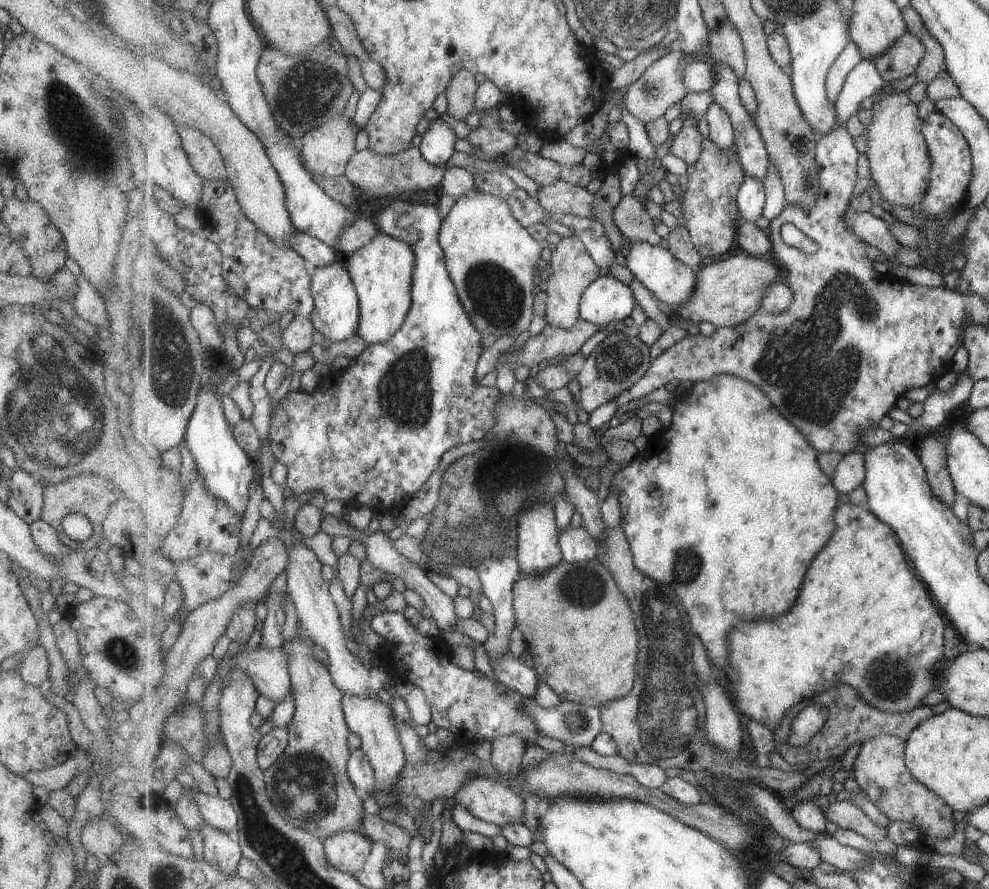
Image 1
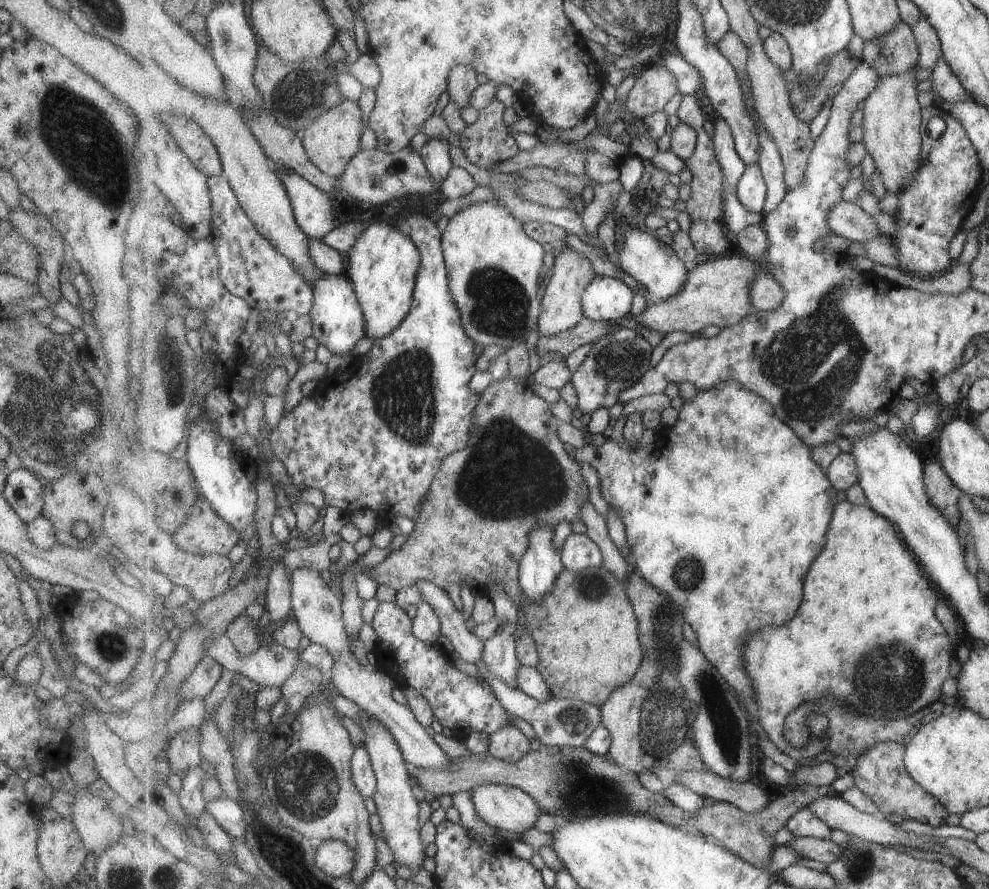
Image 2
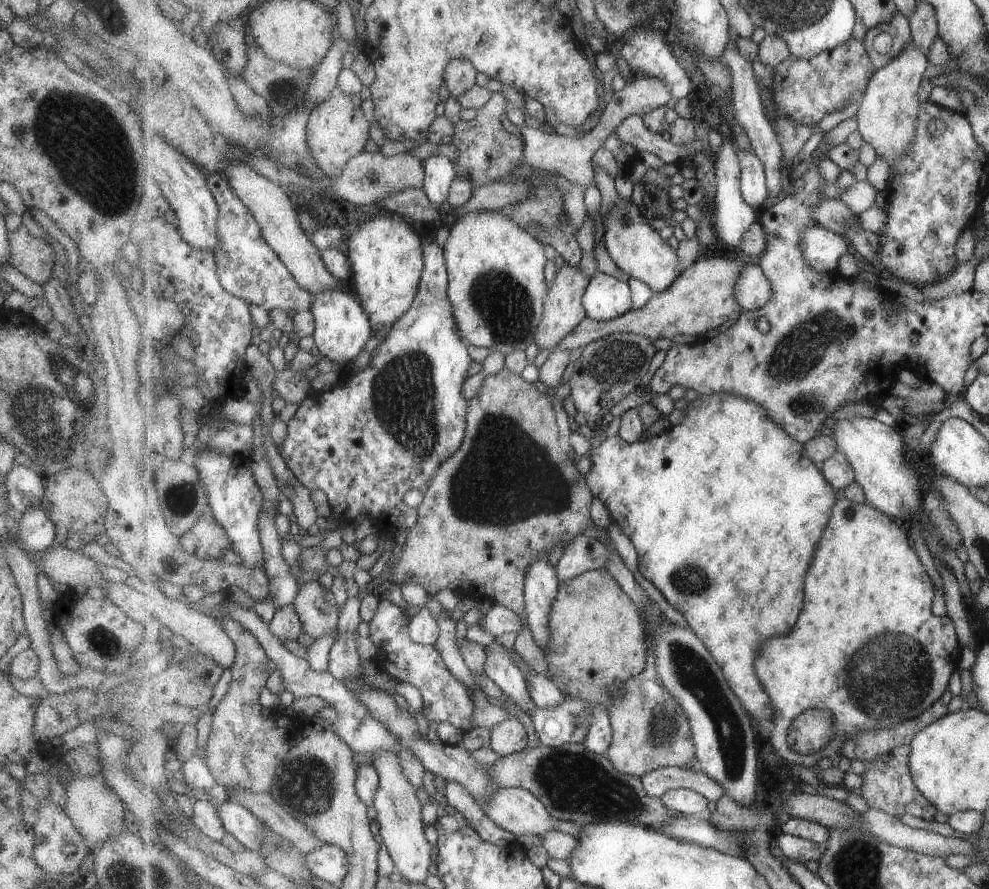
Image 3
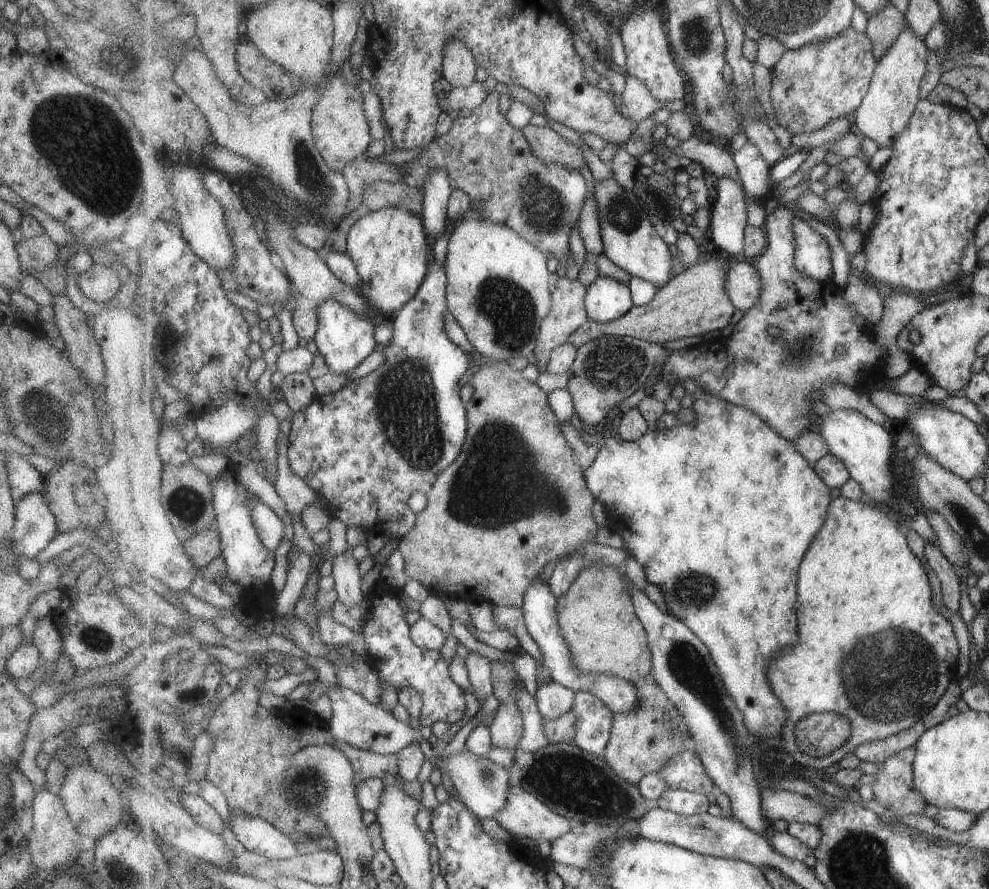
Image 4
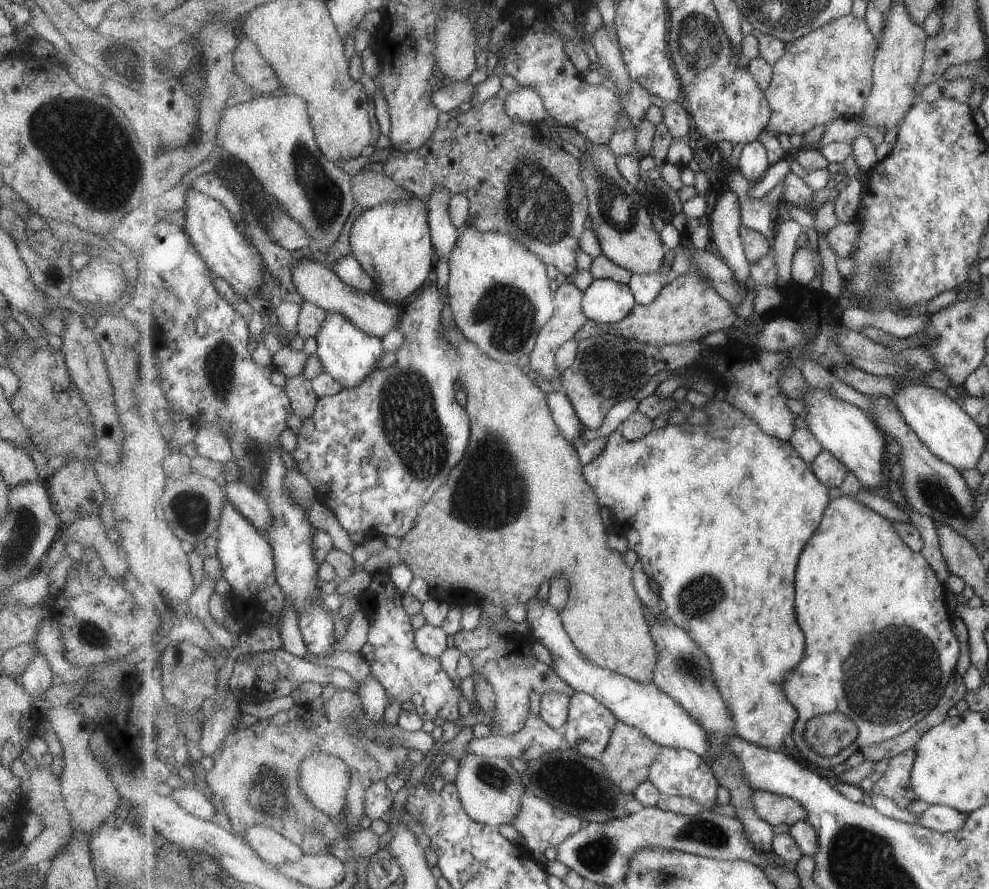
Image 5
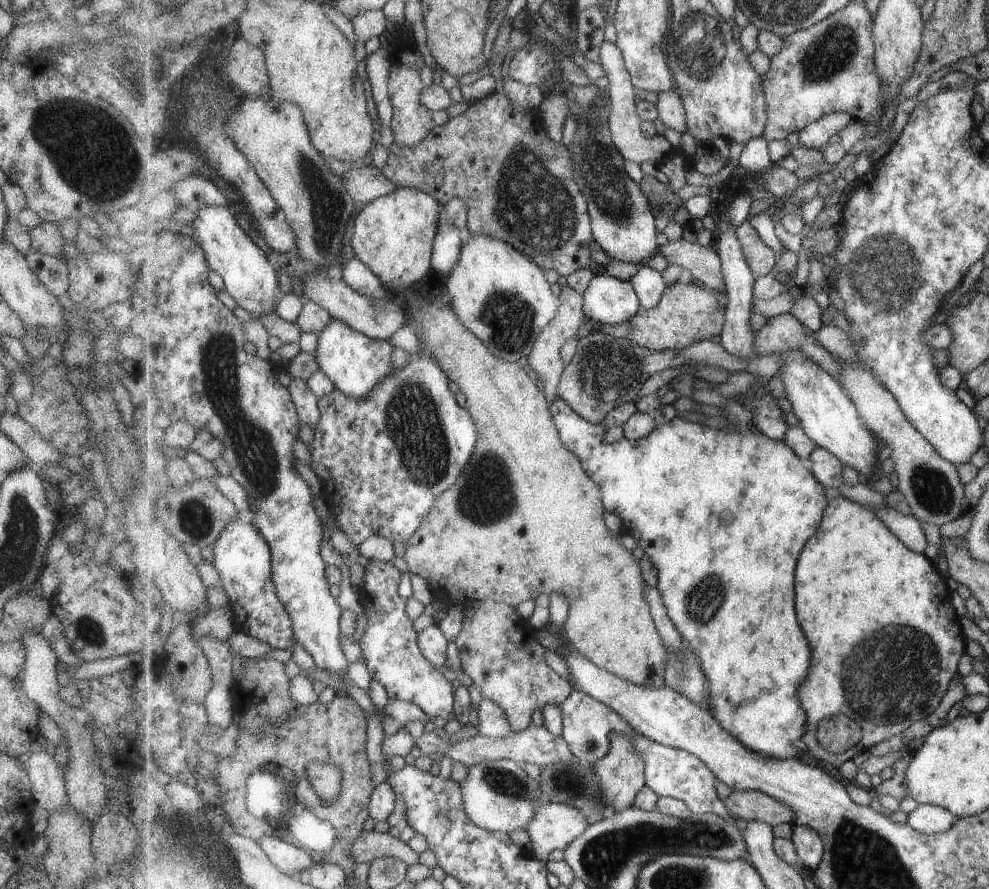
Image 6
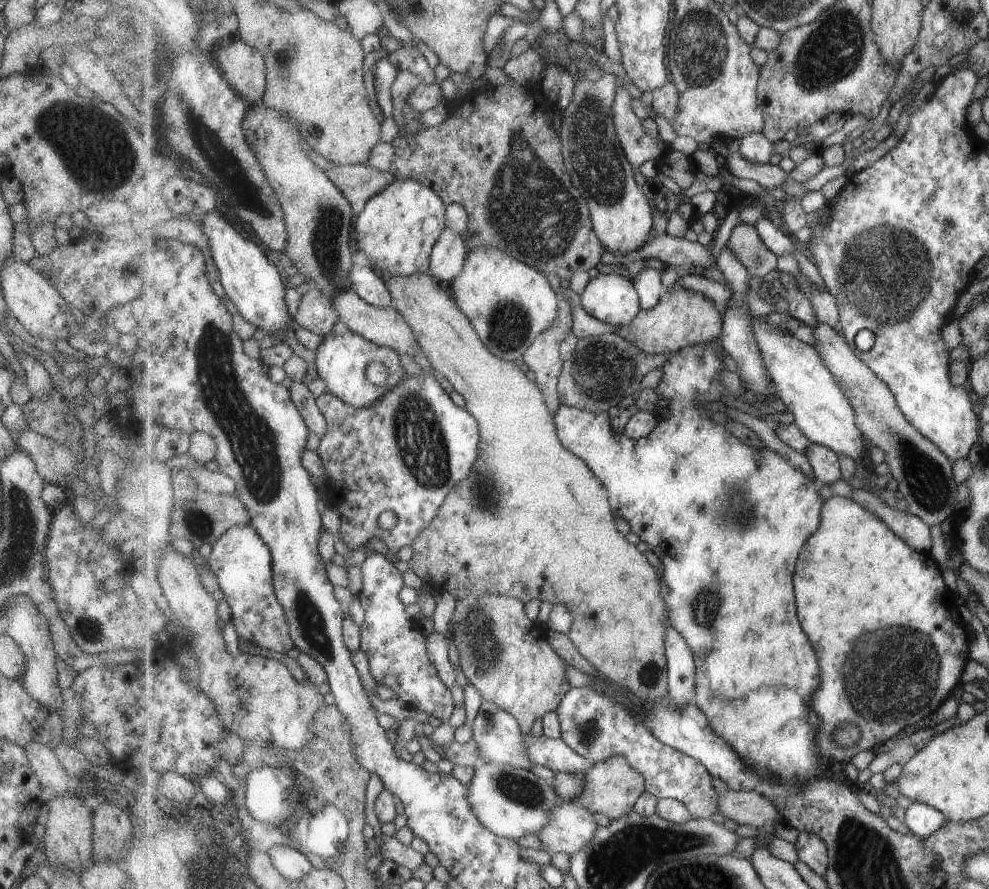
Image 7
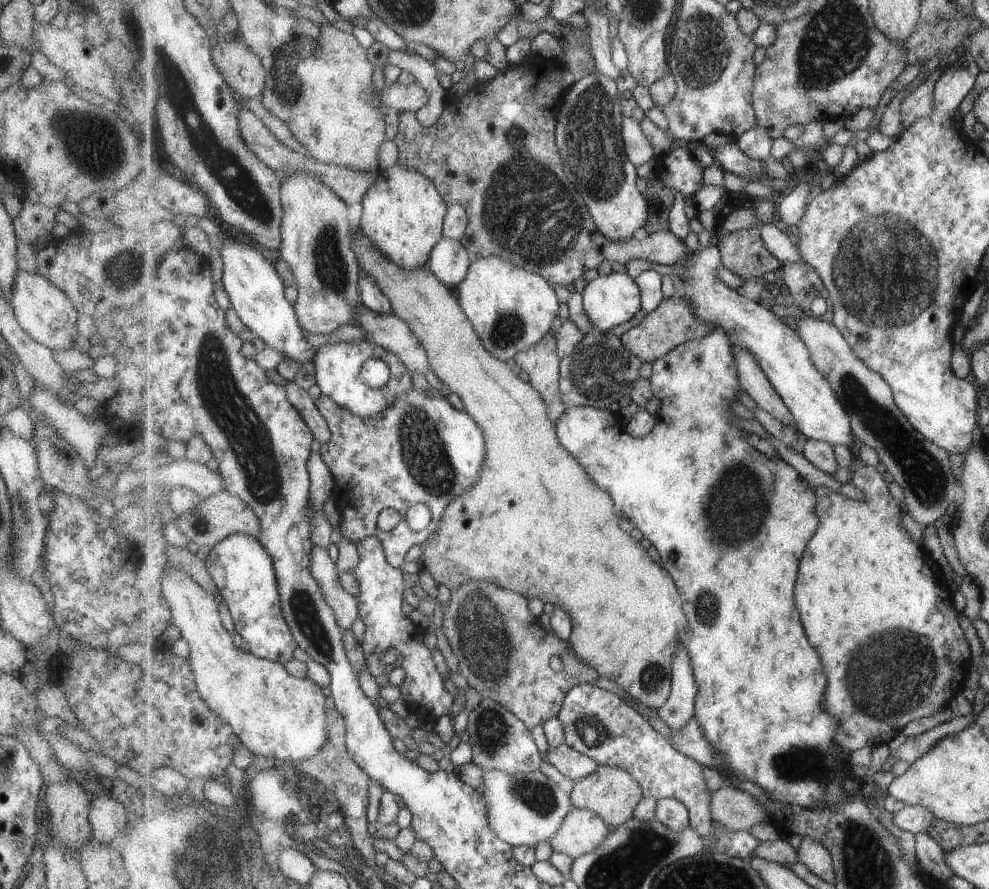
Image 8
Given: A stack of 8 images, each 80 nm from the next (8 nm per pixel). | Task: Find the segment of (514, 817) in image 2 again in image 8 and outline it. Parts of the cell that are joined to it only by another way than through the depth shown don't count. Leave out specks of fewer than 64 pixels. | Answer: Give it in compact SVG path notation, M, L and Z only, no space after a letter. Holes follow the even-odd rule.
M573 807L548 842L553 851L563 852L576 859L603 842L611 832L607 825L596 812Z

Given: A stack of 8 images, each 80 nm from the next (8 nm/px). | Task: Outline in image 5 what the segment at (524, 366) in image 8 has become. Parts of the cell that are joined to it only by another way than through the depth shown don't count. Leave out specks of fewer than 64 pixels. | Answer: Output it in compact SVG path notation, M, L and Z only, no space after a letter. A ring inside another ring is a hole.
M565 280L563 283L559 283L559 287L555 293L555 302L557 304L557 310L551 320L543 326L540 332L537 346L535 350L530 354L531 369L537 374L542 376L546 382L553 380L558 374L561 375L559 370L556 356L558 350L568 340L574 338L574 336L583 328L583 325L590 319L584 311L582 302L585 296L580 288L577 288L575 284Z

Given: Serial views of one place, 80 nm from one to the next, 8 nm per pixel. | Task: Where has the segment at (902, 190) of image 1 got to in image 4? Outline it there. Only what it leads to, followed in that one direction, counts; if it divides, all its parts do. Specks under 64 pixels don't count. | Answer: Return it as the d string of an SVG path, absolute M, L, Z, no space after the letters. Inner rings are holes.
M909 26L899 35L895 44L888 50L886 56L878 61L878 67L874 72L869 92L865 95L861 106L855 113L855 124L860 132L867 138L873 139L881 147L891 146L894 148L894 142L901 136L910 124L915 109L920 101L920 87L922 78L926 75L928 67L927 43L912 31Z

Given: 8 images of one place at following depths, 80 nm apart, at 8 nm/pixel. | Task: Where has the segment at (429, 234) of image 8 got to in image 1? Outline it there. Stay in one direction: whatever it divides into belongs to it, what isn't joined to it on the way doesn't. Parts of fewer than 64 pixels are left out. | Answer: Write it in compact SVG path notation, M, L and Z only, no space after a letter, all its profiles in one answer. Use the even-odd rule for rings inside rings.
M378 232L369 244L357 249L345 259L358 292L361 308L357 335L365 340L367 346L387 342L401 330L414 303L412 290L417 260L414 248L394 236Z

